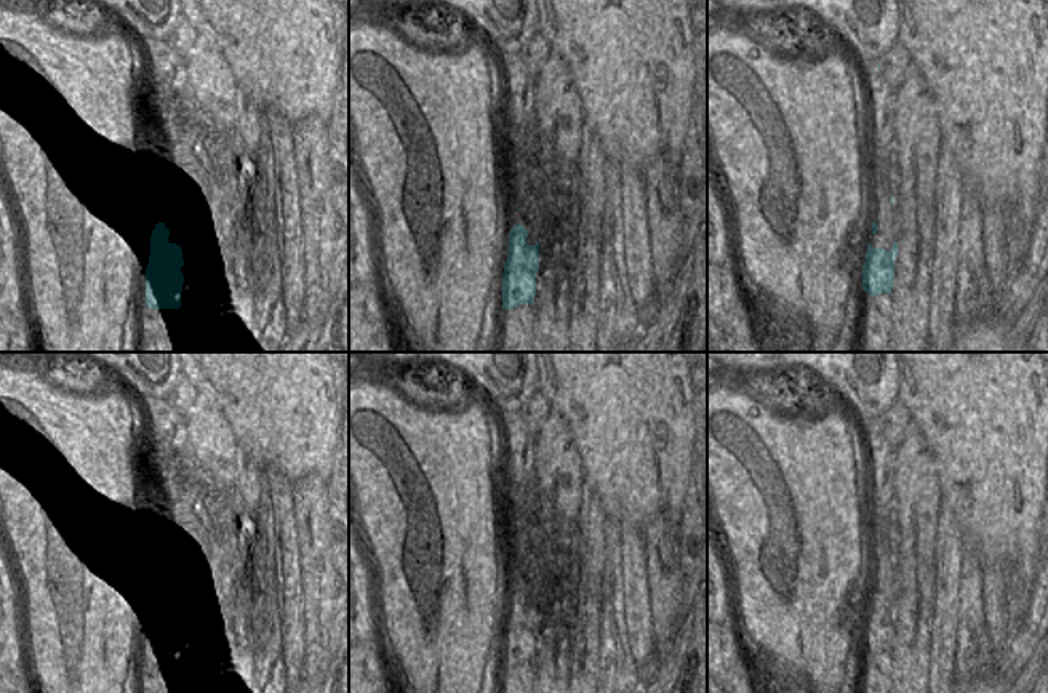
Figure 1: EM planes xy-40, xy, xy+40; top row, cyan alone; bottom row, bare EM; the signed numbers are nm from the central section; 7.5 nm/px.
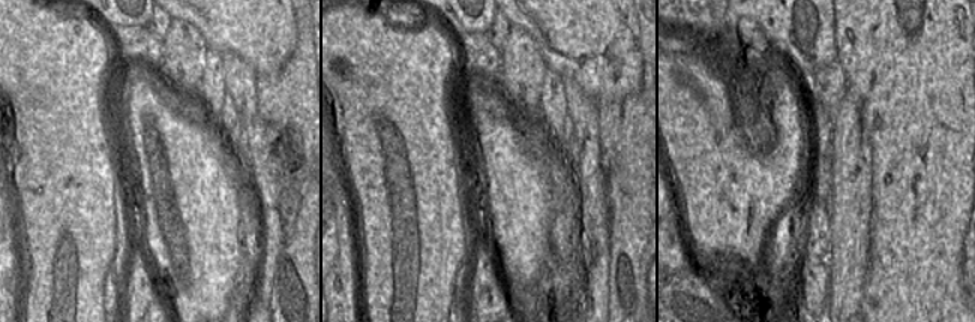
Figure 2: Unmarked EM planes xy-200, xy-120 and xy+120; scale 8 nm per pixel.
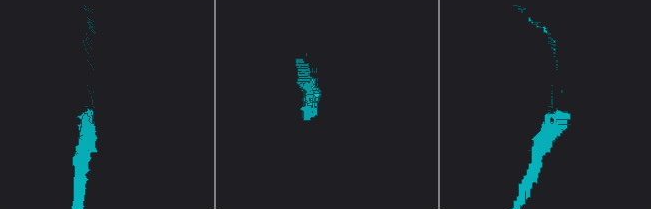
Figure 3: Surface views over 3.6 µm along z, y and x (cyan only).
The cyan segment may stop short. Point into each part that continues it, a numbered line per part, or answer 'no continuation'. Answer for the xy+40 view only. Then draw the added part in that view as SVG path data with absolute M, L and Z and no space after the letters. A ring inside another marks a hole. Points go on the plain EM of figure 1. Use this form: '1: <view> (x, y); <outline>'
1: xy+40 (880, 453); M878 418L869 419L862 429L869 453L869 467L872 469L872 519L874 519L874 576L872 581L878 584L875 592L870 591L869 602L874 607L893 608L898 597L898 571L891 563L891 551L886 536L882 533L883 520L898 519L898 496L894 493L894 448L886 442L880 427Z

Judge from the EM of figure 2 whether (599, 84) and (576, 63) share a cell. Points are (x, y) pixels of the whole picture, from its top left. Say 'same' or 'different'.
same

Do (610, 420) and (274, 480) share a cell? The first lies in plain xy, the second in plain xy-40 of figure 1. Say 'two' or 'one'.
two

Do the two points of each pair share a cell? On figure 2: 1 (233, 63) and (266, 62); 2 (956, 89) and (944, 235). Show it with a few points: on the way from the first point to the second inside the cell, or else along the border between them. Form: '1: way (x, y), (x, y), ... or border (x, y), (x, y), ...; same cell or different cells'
1: border (221, 53), (236, 53), (257, 75); different cells
2: way (947, 125), (944, 129), (944, 199); same cell

